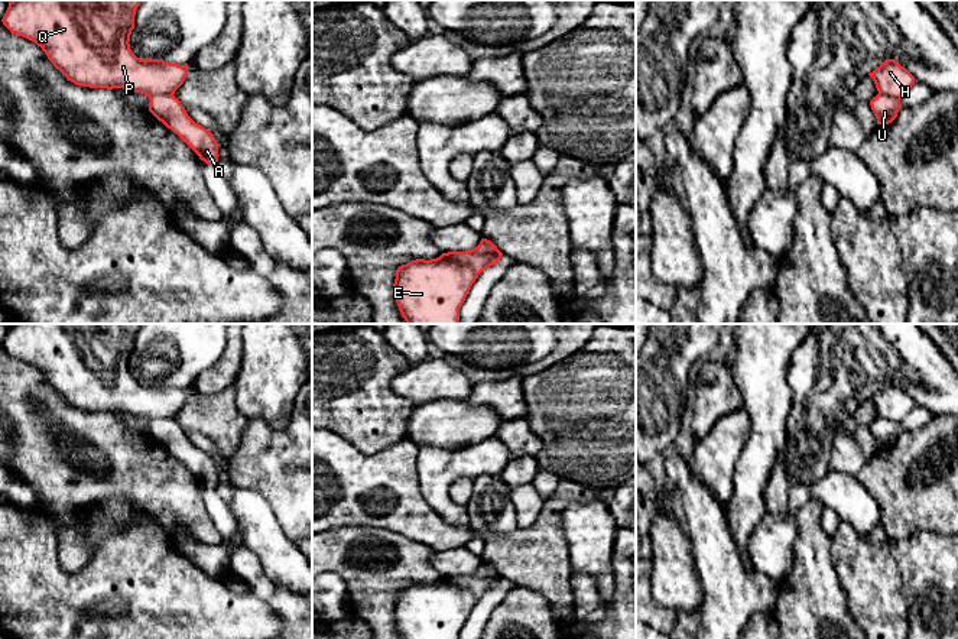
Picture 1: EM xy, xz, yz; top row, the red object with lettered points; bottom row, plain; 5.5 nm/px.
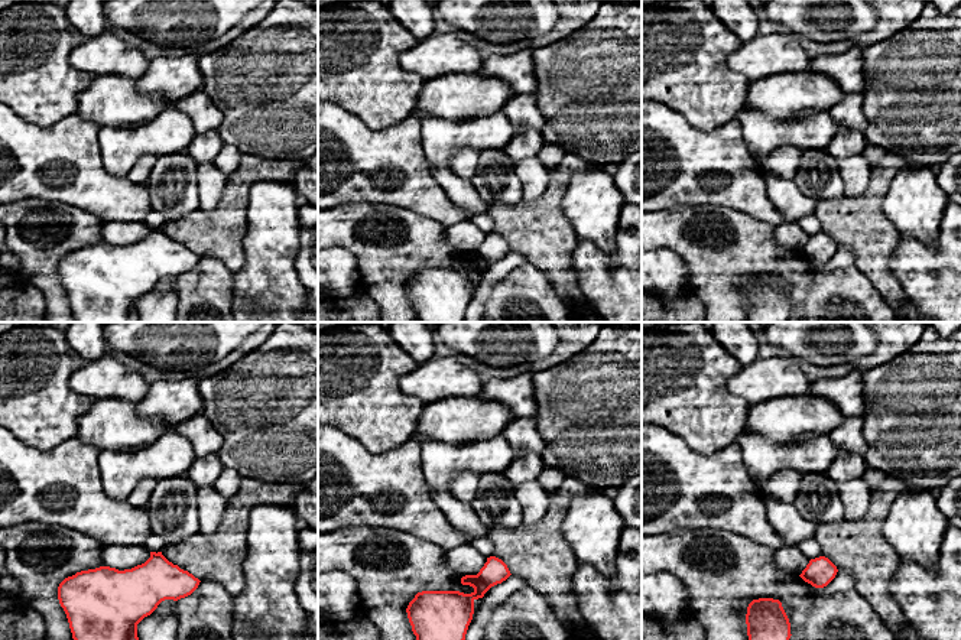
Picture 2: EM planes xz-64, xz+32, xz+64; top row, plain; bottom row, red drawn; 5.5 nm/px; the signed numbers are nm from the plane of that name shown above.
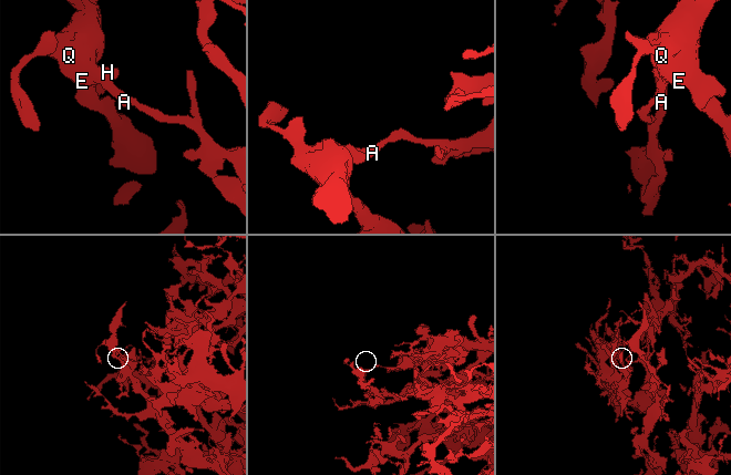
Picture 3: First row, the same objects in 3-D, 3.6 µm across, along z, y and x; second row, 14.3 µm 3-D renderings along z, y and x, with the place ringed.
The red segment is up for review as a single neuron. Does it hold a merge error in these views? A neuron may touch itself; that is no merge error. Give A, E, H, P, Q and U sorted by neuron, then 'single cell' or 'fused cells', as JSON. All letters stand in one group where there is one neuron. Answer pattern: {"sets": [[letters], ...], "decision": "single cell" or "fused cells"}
{"sets": [["A", "U"], ["E", "H", "P", "Q"]], "decision": "fused cells"}

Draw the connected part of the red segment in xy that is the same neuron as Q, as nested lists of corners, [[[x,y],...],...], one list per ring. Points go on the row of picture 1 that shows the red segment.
[[[12,0],[1,22],[12,33],[40,46],[53,67],[75,85],[107,90],[123,88],[146,94],[149,98],[175,94],[188,77],[188,64],[140,59],[130,49],[130,35],[134,29],[134,16],[140,3],[142,0]]]

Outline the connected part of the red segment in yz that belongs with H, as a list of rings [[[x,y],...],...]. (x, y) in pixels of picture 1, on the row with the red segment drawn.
[[[894,59],[884,61],[868,75],[880,94],[899,101],[915,84],[915,77]]]

